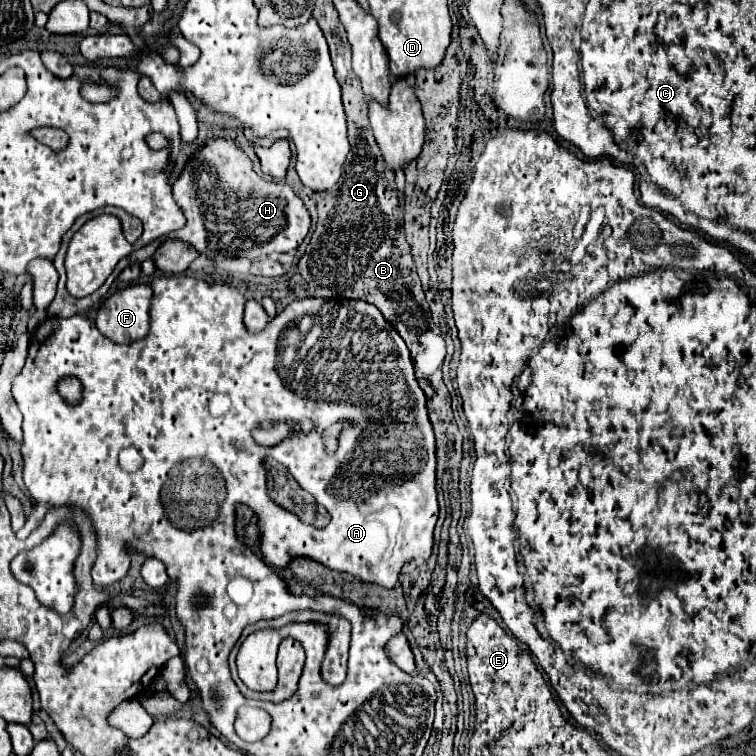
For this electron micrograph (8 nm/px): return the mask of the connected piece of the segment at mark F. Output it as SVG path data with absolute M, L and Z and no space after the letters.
M132 284L106 298L96 314L98 330L116 344L130 344L148 334L152 288Z

